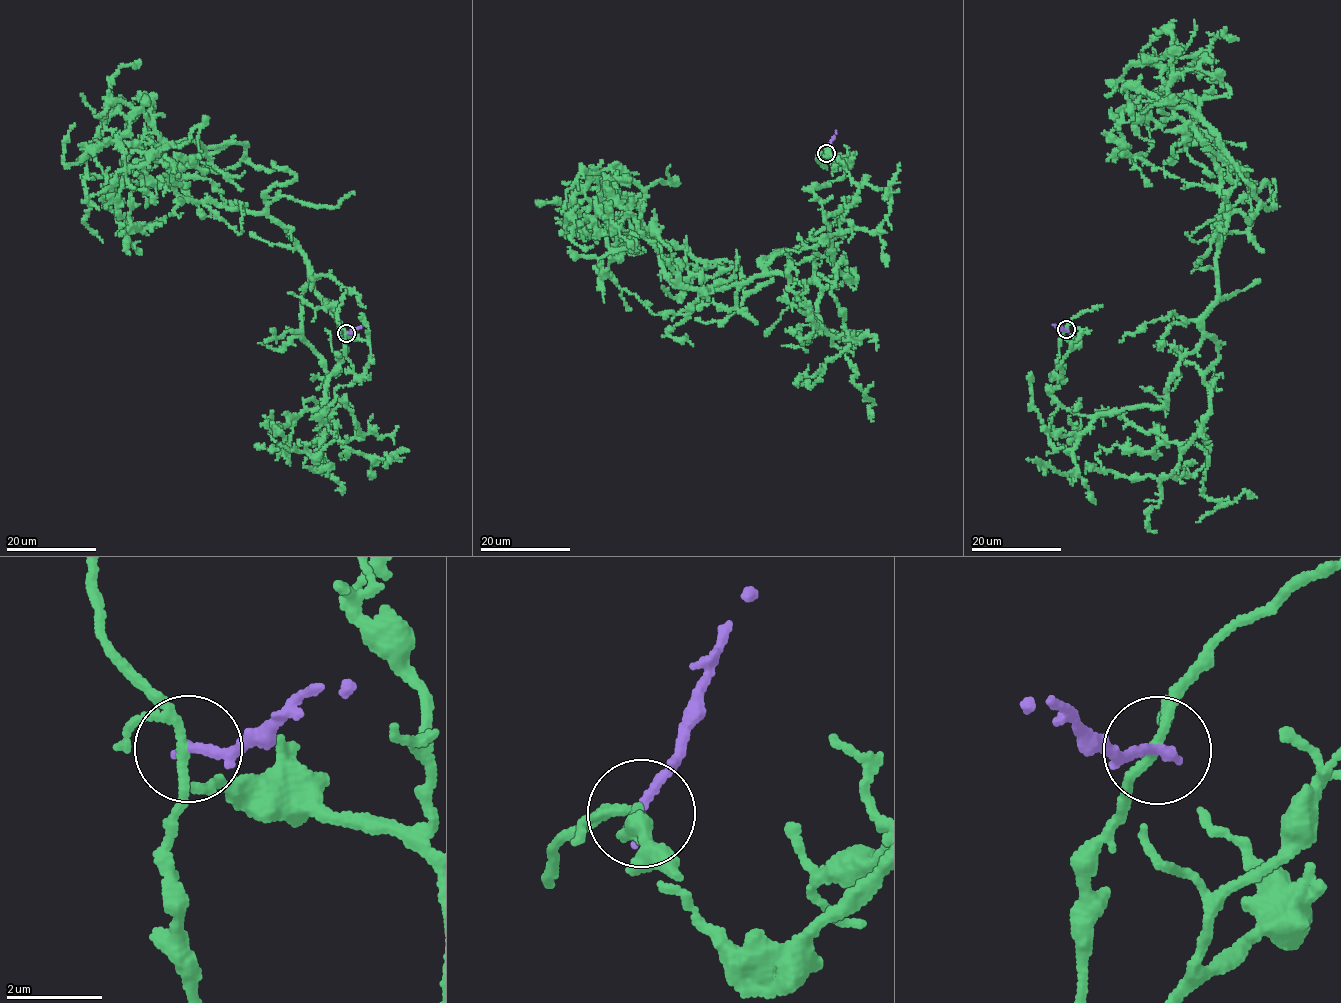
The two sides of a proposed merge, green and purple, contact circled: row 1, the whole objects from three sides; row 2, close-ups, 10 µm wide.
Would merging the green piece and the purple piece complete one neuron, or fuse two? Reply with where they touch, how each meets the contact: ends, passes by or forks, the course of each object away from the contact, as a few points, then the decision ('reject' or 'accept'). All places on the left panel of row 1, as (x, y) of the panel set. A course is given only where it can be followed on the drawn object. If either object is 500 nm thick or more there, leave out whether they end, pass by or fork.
(346, 333) | green passes by | purple ends | green via (345, 333), (324, 422), (345, 336), (296, 240), (176, 193), (195, 141), (126, 168), (126, 238), (166, 216) | purple via (345, 333), (361, 327) | reject

